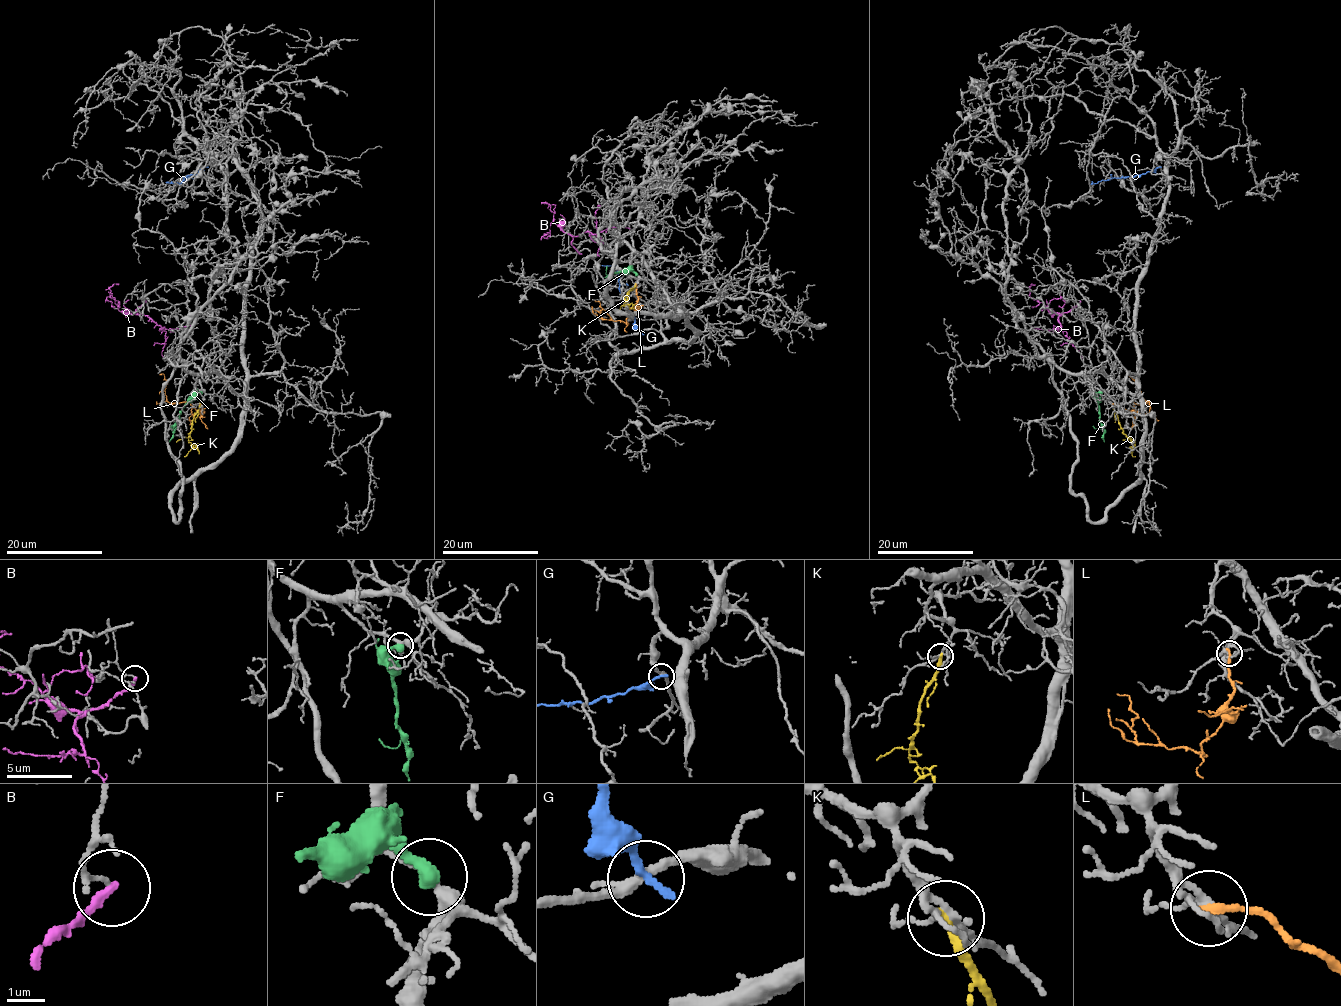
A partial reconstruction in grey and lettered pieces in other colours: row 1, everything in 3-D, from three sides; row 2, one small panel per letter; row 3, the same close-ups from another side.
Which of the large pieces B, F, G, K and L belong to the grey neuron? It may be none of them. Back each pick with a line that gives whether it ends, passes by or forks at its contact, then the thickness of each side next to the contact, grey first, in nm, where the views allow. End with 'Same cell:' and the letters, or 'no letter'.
Same cell: no letter

